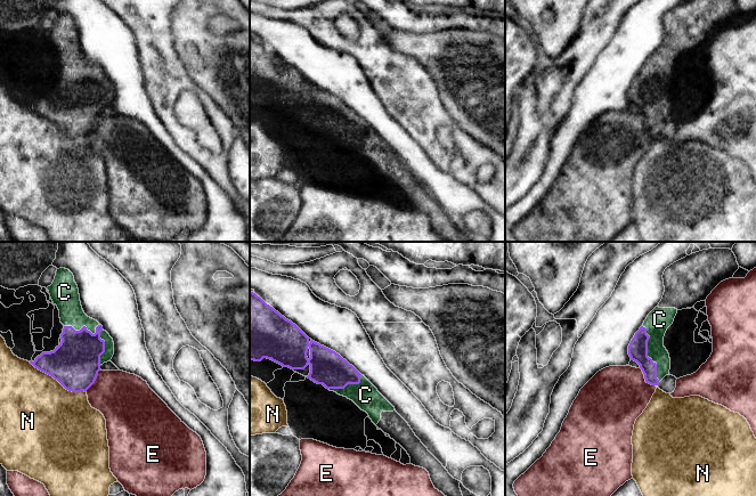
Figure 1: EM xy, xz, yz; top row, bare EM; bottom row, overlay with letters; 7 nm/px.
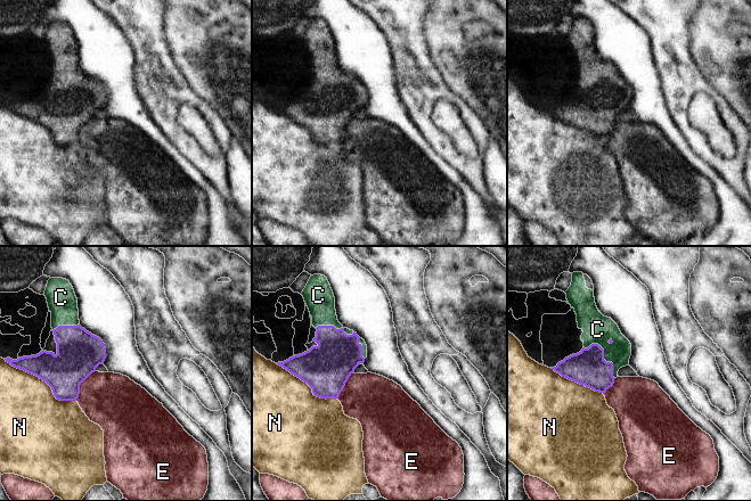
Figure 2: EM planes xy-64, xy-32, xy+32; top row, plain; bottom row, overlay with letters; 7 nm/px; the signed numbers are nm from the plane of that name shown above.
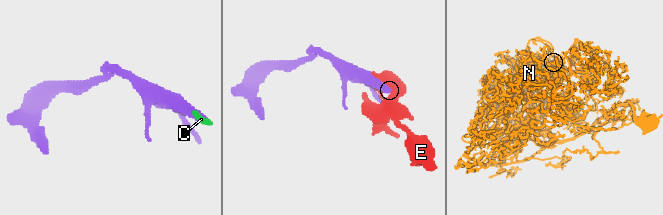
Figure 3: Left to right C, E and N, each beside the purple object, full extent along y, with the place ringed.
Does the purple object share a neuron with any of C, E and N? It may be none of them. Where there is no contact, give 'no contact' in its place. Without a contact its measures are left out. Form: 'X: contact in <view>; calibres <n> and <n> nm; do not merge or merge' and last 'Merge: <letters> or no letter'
C: contact in yz; calibres 140 and 170 nm; merge
E: contact in yz; calibres 140 and 420 nm; do not merge
N: contact in xy; calibres 340 and 500 nm; do not merge
Merge: C

